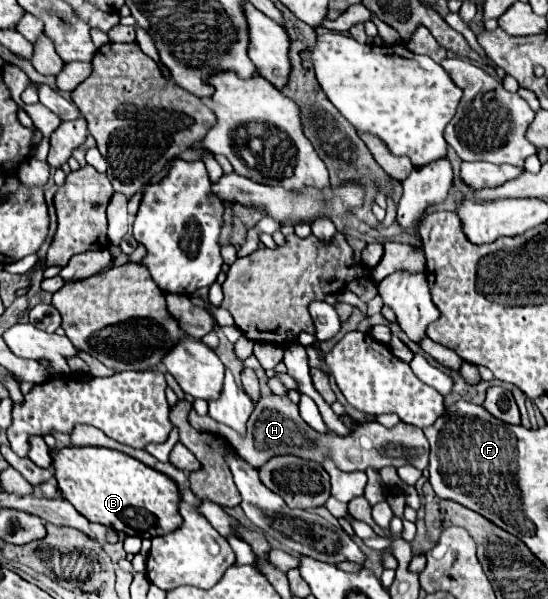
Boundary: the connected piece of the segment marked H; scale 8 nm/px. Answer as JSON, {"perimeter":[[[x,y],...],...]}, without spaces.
{"perimeter":[[[276,394],[262,396],[248,420],[248,430],[246,430],[244,438],[238,436],[228,426],[214,422],[210,416],[198,416],[194,410],[190,412],[188,420],[196,430],[202,430],[202,432],[210,430],[214,434],[224,436],[230,444],[234,444],[238,454],[256,468],[260,464],[266,464],[266,460],[270,460],[274,456],[284,456],[284,454],[302,456],[306,460],[314,460],[318,464],[322,464],[322,460],[326,460],[326,456],[330,456],[330,460],[334,460],[334,464],[338,464],[338,468],[344,472],[354,472],[354,470],[364,472],[366,468],[380,470],[384,466],[398,468],[404,464],[412,464],[412,466],[424,470],[428,466],[428,440],[420,428],[398,422],[394,428],[388,430],[378,422],[362,422],[346,436],[334,436],[332,432],[328,432],[328,436],[322,436],[322,432],[314,432],[300,418],[298,404],[290,402],[288,396],[276,396]]]}

